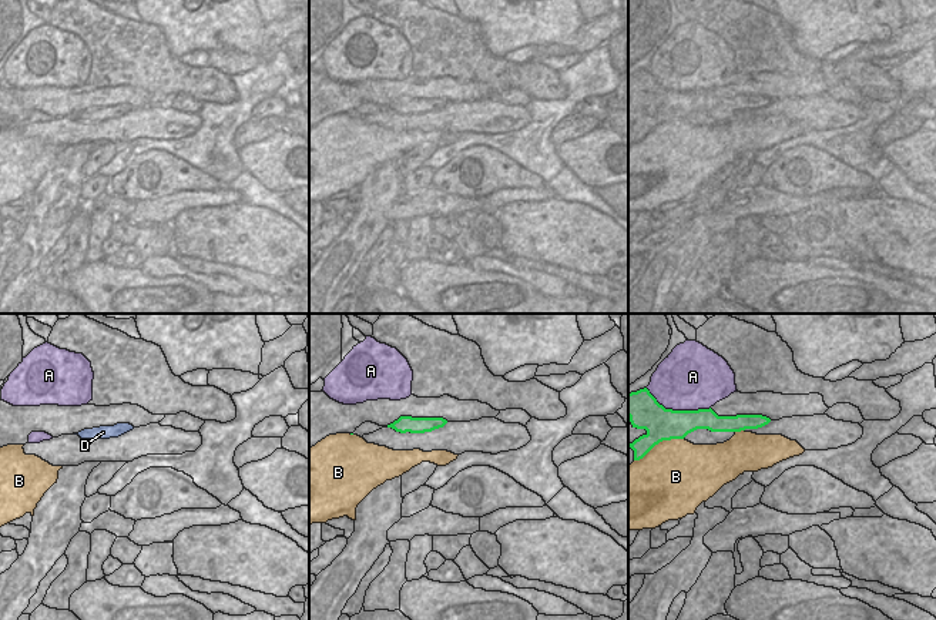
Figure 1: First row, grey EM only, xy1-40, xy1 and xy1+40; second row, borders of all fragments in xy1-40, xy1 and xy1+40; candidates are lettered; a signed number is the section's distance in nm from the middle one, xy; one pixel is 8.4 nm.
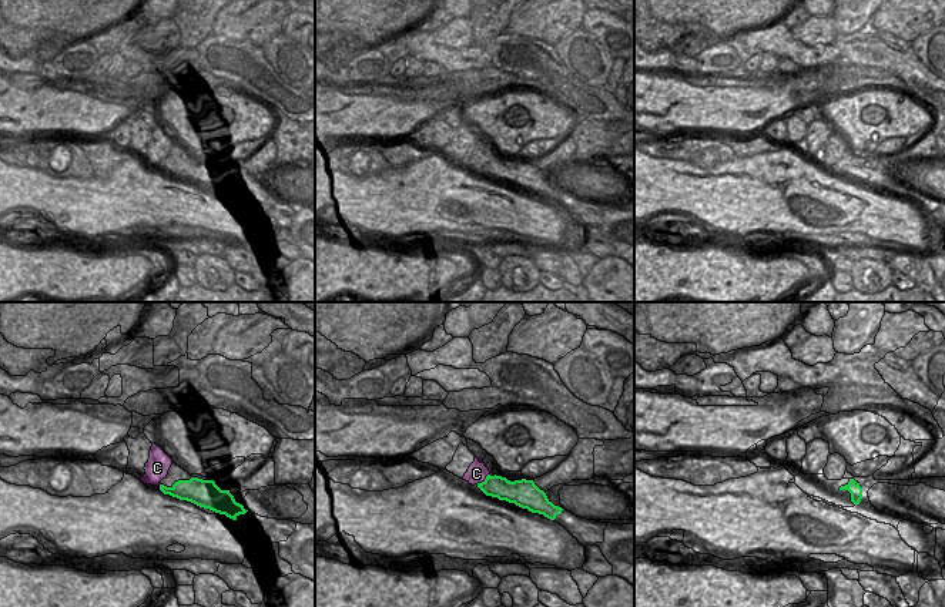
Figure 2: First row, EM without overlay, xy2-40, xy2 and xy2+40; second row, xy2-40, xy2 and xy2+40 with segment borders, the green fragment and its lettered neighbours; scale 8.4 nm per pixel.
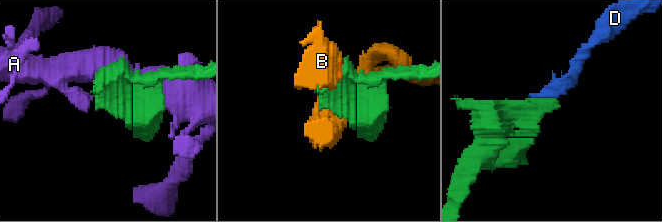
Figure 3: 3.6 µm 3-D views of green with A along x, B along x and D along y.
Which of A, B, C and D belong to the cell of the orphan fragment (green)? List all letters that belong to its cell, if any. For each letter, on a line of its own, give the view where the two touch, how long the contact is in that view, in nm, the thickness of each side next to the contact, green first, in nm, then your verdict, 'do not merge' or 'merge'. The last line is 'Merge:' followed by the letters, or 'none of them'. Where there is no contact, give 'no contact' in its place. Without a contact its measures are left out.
A: meets green in xy1+40; contact 600 nm long; 280 nm thick on the green side, 480 nm on the other; do not merge
B: meets green in xy1+40; contact 460 nm long; 280 nm thick on the green side, 480 nm on the other; do not merge
C: meets green in xy2; contact 150 nm long; 190 nm thick on the green side, 170 nm on the other; do not merge
D: no contact; merge
Merge: D

